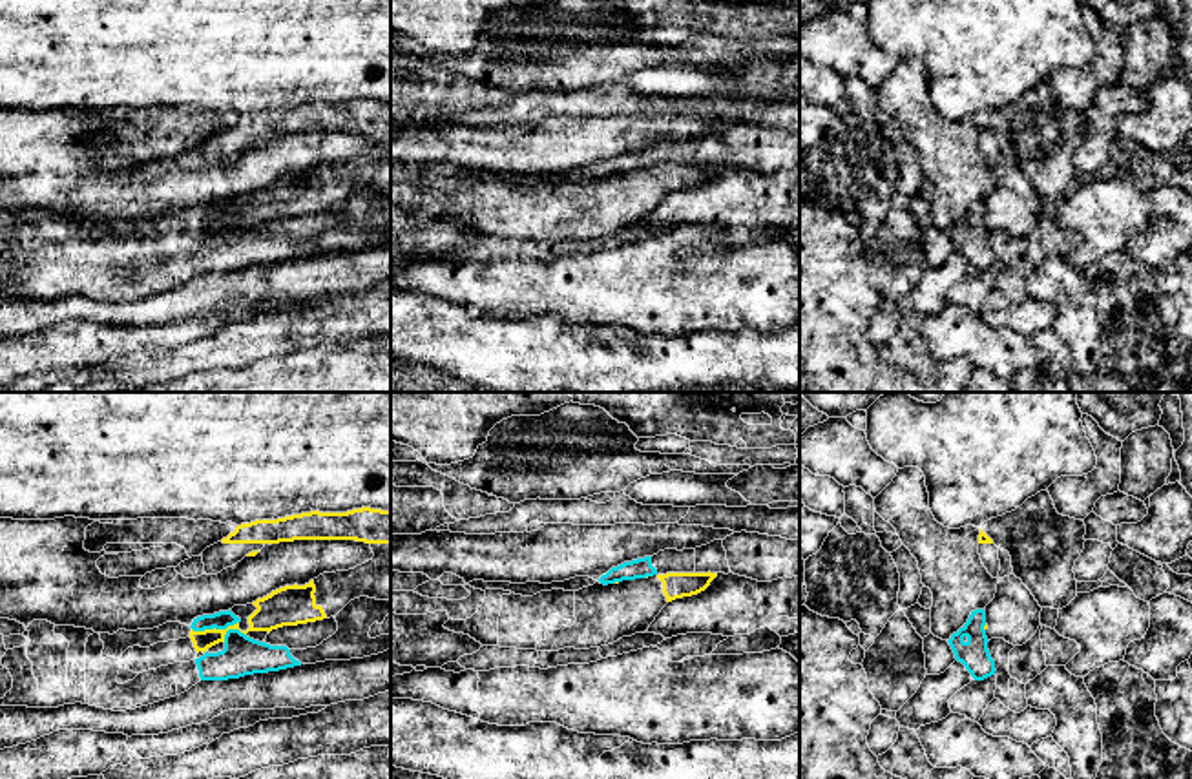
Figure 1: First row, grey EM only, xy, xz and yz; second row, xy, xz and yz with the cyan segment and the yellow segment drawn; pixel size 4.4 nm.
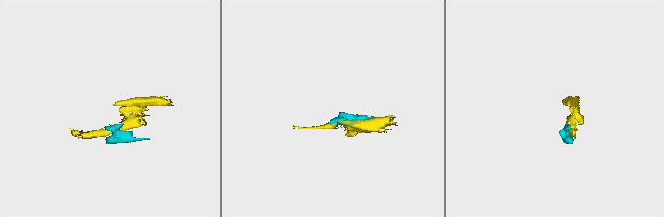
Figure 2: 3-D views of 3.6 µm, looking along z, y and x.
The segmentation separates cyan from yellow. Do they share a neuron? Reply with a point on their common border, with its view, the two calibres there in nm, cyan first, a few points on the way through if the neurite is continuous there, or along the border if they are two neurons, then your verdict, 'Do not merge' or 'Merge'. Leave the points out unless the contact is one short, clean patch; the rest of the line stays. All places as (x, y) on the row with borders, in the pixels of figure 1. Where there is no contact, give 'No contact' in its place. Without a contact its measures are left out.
Touches cyan at xy (219, 628). Thickness 80 nm (cyan) against 150 nm. Boundary: xy (192, 628), (240, 630), (245, 635). Do not merge

